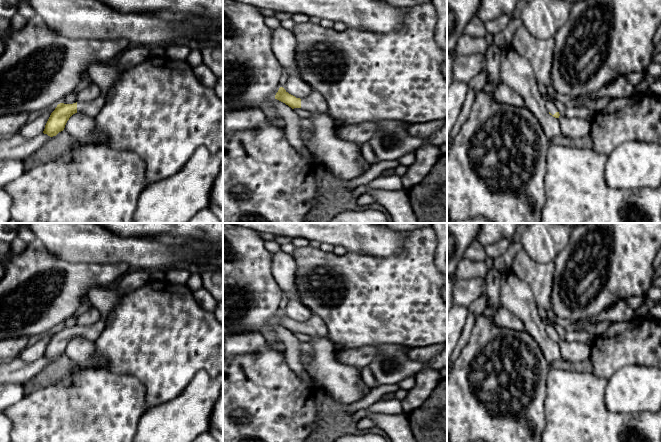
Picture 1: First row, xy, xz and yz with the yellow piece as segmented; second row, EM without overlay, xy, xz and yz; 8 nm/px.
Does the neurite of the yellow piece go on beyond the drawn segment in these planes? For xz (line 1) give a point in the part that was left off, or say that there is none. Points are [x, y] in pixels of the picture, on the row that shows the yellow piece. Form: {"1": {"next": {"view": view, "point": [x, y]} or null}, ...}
{"1": {"next": {"view": "xz", "point": [315, 102]}}}

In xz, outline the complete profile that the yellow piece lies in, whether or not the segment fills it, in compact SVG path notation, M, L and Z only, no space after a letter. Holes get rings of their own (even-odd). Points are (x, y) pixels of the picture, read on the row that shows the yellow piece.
M280 87L275 95L275 99L285 103L292 109L301 108L311 113L320 112L330 115L325 98L320 92L315 90L312 90L309 96L300 99L289 94L283 87Z

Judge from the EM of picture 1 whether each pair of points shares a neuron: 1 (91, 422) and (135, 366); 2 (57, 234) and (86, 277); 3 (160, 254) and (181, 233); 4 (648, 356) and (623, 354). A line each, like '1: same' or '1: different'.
1: different
2: different
3: different
4: same

